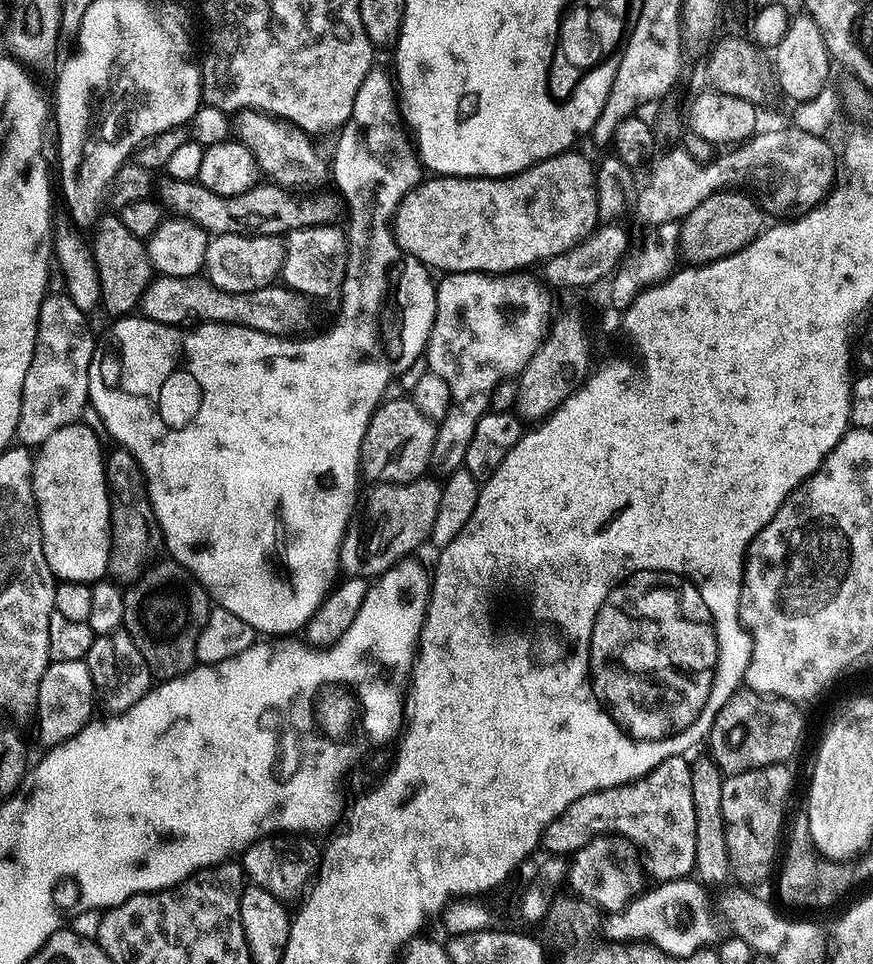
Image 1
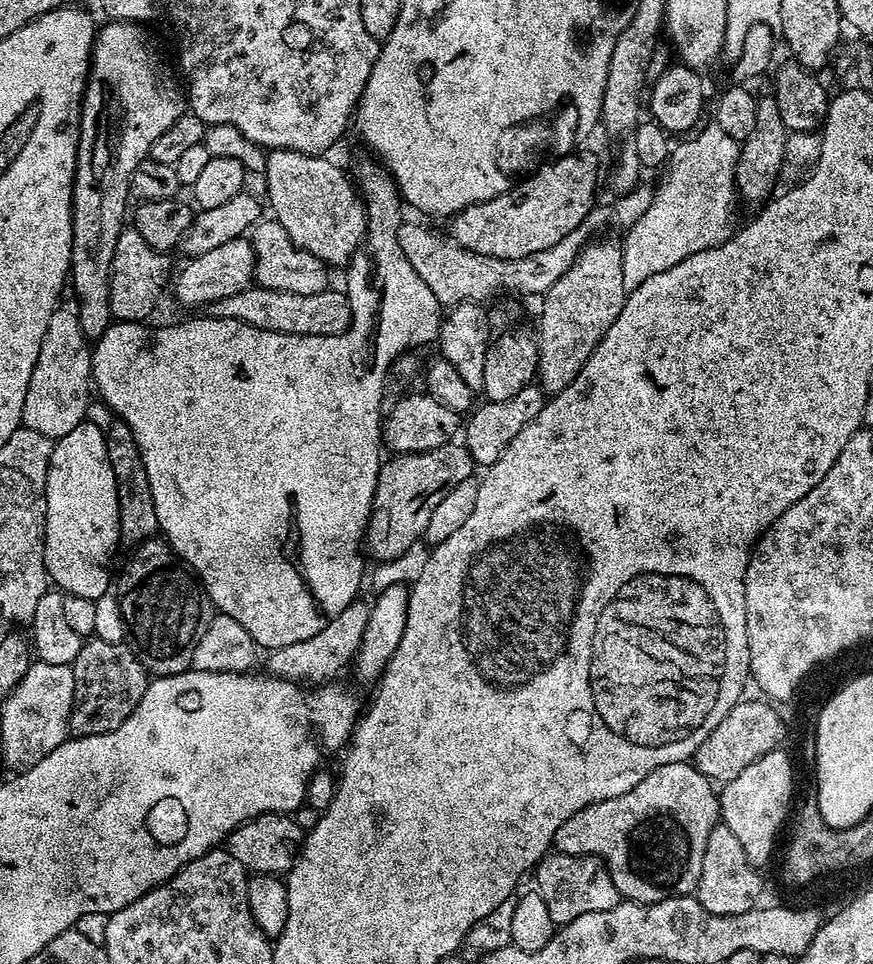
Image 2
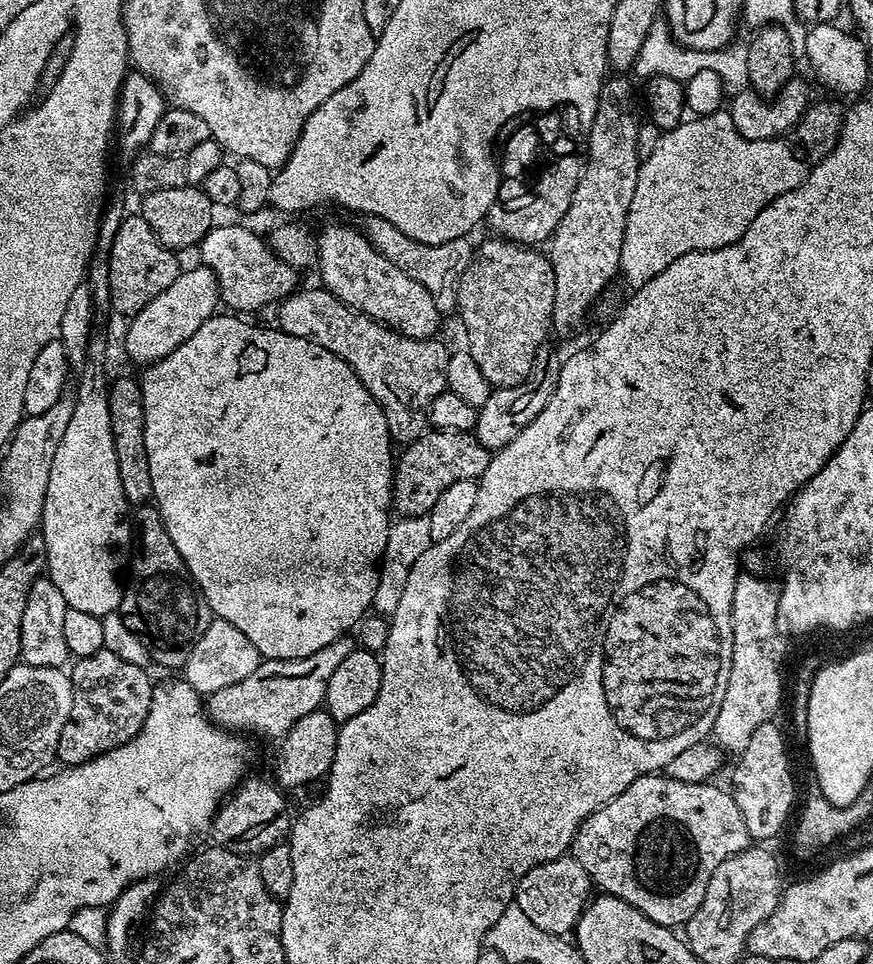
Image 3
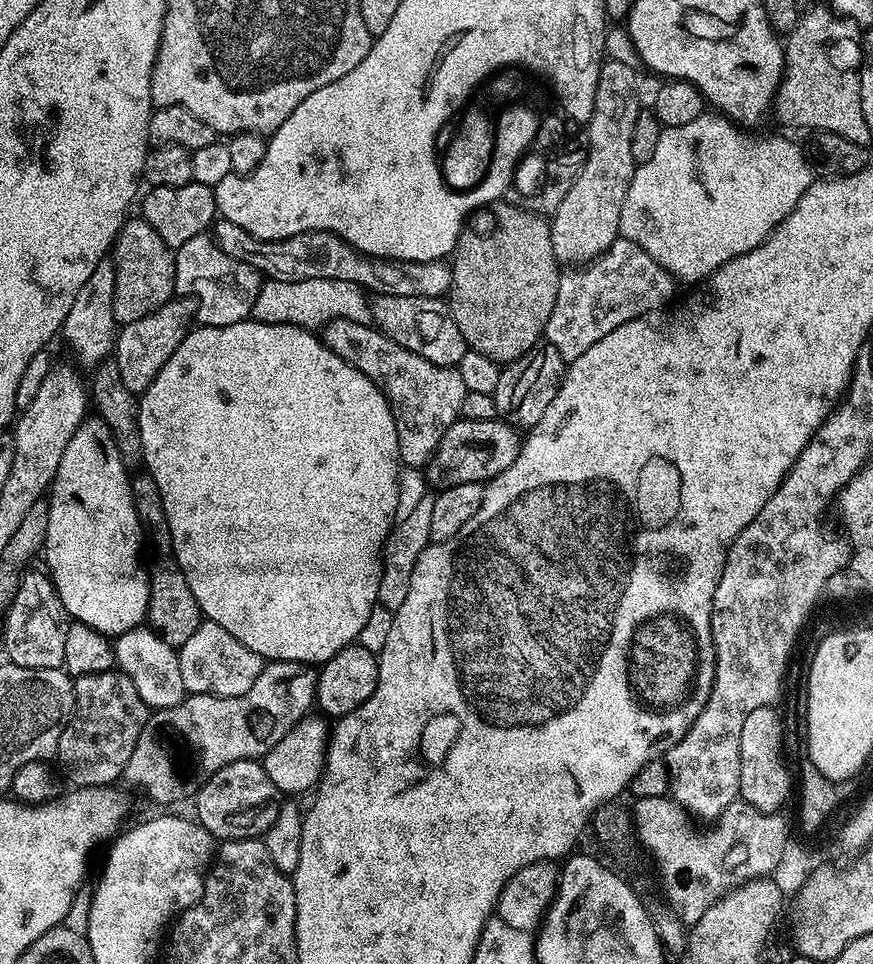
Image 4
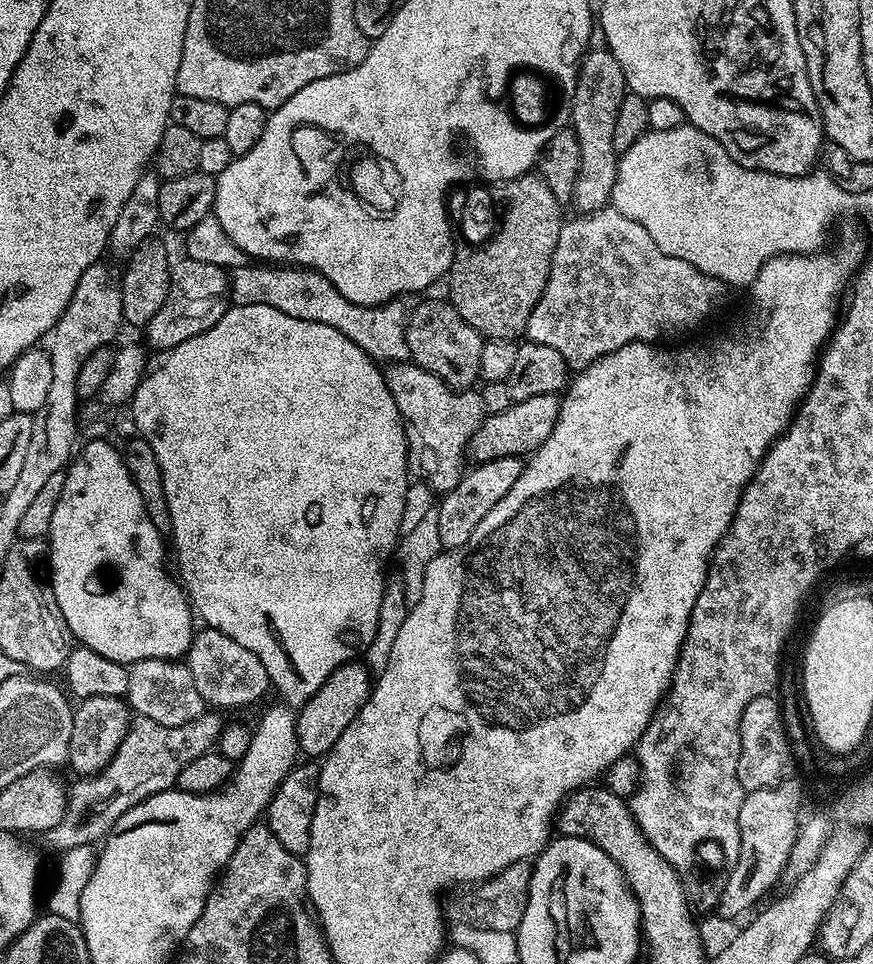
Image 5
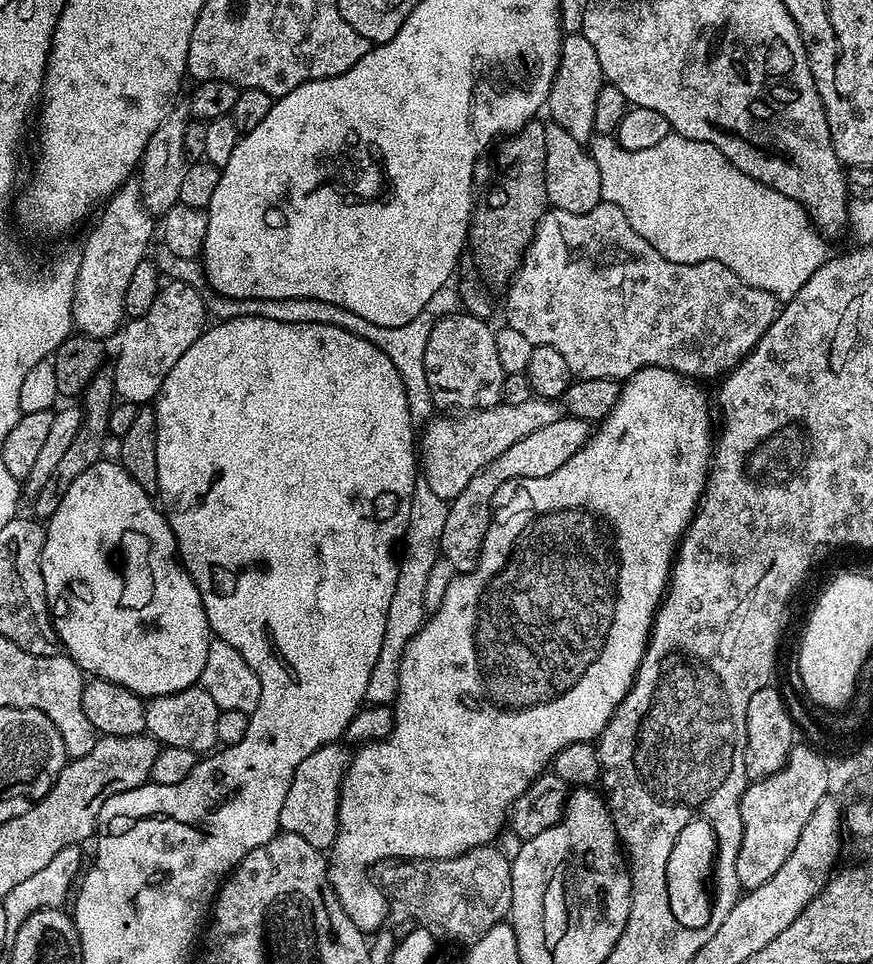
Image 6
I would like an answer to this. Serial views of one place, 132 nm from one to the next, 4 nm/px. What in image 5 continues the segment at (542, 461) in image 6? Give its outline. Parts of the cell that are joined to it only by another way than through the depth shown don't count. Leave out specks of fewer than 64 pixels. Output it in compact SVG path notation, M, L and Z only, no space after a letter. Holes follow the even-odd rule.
M507 456L485 464L476 464L465 471L454 490L439 497L439 537L445 549L461 548L466 542L470 542L470 534L474 534L478 522L482 522L482 518L486 518L486 514L490 514L490 510L494 510L494 506L502 502L502 498L506 498L510 486L518 482L524 465L525 461L518 456Z

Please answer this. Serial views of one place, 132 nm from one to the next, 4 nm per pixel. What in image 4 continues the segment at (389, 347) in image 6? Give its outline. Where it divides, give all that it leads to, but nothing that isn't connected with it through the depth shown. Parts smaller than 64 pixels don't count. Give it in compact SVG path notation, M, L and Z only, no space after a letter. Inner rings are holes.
M306 278L302 282L265 279L258 290L254 316L267 324L297 324L299 328L320 330L332 320L369 323L372 305L369 293L354 282L334 278Z

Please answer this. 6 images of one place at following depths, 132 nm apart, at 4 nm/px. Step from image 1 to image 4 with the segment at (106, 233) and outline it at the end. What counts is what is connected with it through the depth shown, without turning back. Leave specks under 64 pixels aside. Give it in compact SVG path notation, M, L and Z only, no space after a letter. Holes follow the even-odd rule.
M142 218L125 219L116 243L112 245L110 259L116 268L112 309L117 325L138 322L154 310L173 299L176 292L176 253L162 242L158 230Z

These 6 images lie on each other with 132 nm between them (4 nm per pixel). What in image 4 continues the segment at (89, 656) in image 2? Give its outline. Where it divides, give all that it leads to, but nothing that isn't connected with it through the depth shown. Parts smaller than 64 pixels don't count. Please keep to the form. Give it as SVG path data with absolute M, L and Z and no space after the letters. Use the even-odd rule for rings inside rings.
M119 670L75 677L72 693L72 718L62 730L62 738L58 738L55 763L60 763L59 771L69 785L78 788L115 785L115 780L124 775L134 746L138 746L150 709L142 702L134 682Z

